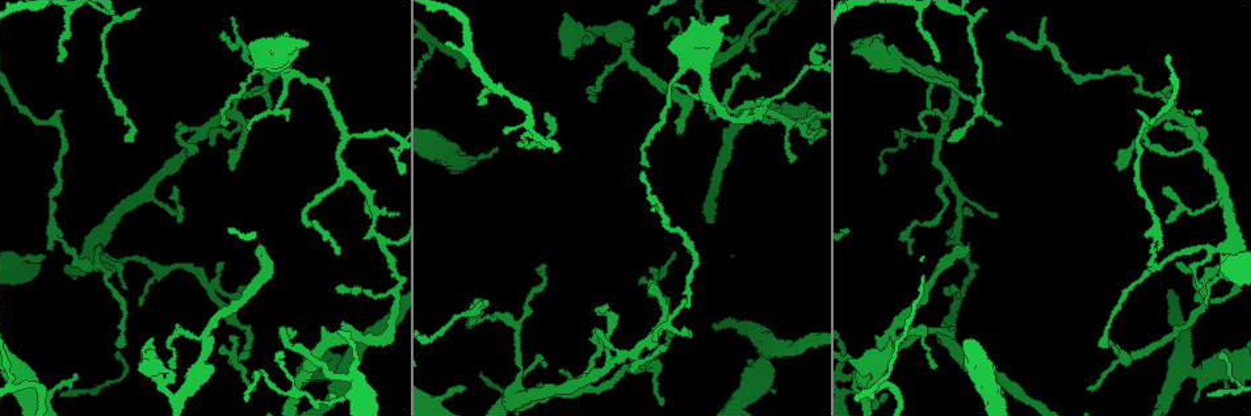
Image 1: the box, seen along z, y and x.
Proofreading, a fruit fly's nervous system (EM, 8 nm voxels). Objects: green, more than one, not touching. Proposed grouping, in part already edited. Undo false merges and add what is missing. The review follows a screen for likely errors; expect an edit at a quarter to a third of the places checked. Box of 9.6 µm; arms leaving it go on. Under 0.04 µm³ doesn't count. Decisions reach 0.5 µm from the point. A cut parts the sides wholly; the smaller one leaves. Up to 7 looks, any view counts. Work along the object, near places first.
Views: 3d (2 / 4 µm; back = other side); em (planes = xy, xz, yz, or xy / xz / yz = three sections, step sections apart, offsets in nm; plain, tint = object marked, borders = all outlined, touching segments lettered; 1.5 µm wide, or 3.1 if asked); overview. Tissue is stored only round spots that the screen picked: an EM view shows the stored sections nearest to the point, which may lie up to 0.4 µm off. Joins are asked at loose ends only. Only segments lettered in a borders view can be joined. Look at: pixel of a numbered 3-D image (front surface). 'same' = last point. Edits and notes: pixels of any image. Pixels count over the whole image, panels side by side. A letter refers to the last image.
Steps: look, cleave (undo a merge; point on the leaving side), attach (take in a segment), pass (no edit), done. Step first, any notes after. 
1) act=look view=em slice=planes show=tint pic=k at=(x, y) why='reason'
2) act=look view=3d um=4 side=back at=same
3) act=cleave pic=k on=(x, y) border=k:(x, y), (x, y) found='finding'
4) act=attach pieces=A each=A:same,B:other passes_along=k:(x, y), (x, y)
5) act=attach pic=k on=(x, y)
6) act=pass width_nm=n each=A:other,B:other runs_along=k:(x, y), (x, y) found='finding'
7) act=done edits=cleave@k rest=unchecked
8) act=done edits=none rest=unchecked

act=look view=em slice=xy step=4 show=borders pic=1 at=(1119, 353) why='free end'

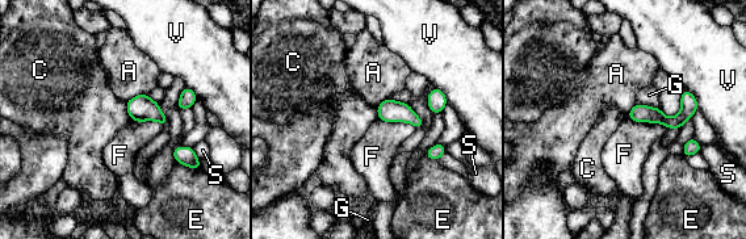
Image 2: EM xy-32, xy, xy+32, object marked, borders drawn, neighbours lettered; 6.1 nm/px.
act=pass each=A:other,C:other,E:other,F:other,G:other,S:other,V:other border=2:(627, 118), (661, 122), (666, 129) found='no lettered segment goes on from it'

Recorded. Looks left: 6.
act=look view=em slice=planes show=plain pic=1 at=(969, 252) why='free end'

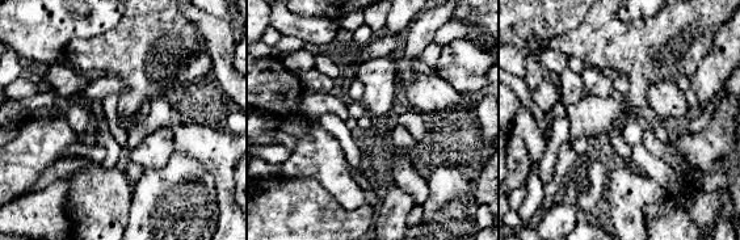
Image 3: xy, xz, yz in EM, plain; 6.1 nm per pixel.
act=look view=em slice=planes show=borders at=same why='what lies round it'

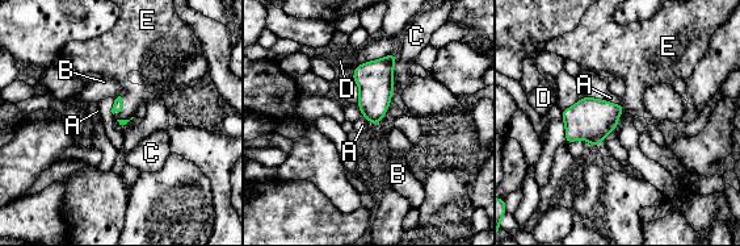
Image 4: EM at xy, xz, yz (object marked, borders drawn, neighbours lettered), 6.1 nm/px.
act=attach pieces=E each=A:other,B:other,C:other,D:other,E:same found='it goes on there'

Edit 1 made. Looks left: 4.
act=look view=3d um=4 pic=1 at=(1178, 264) why='tapers out'

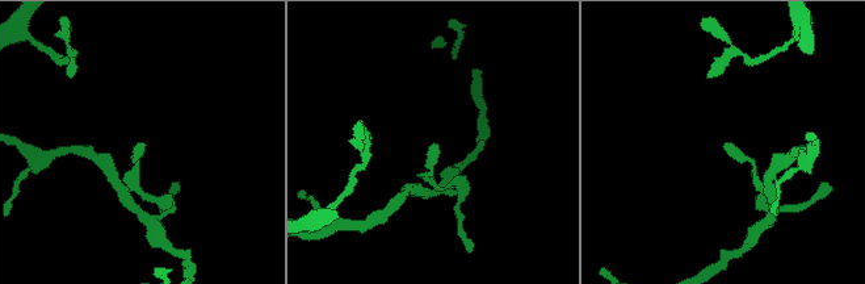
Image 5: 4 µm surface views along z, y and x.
act=look view=em slice=planes show=borders pic=5 at=(140, 146)

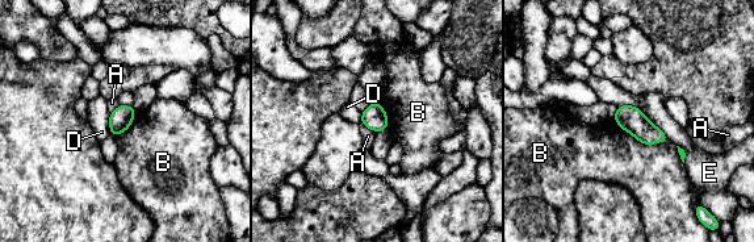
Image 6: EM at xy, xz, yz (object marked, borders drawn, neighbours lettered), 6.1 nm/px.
act=pass longest_contact=E:400nm each=A:other,B:other,D:other,E:other border=6:(612, 117), (644, 144), (669, 141) found='no lettered segment goes on from it'

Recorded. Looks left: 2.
act=done edits=attach@4 rest=unchecked

